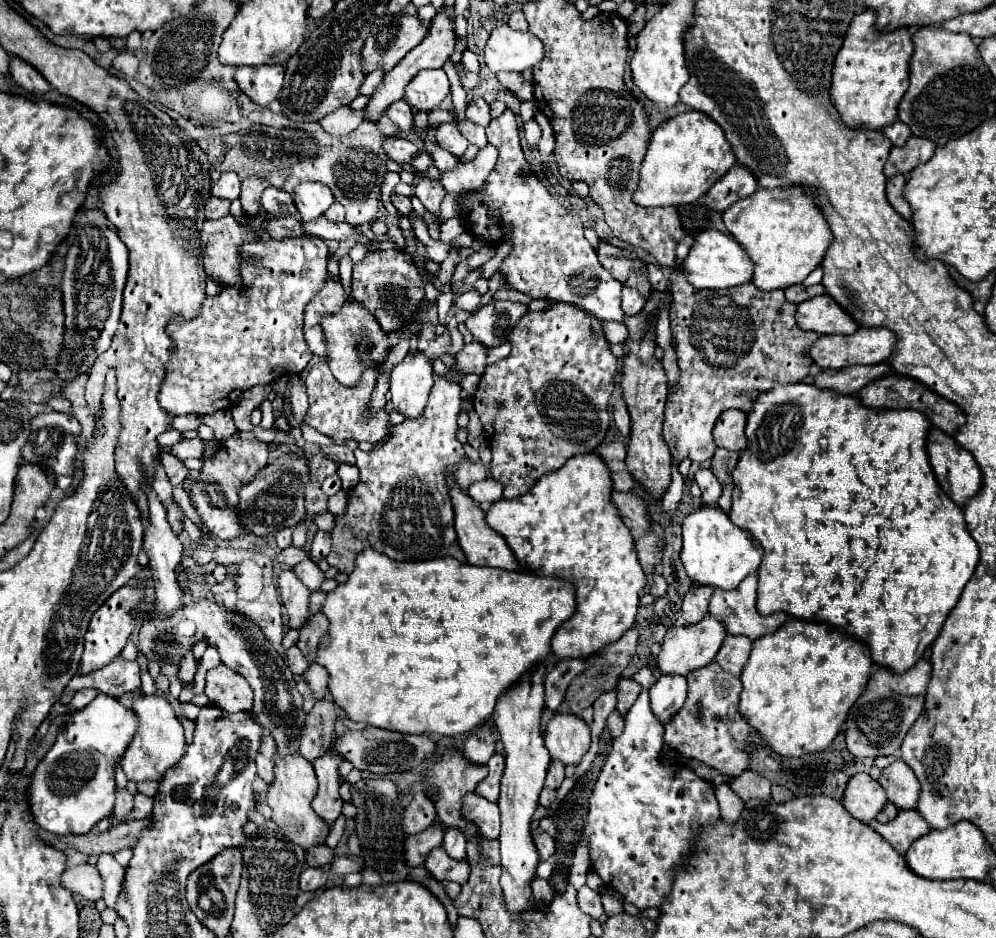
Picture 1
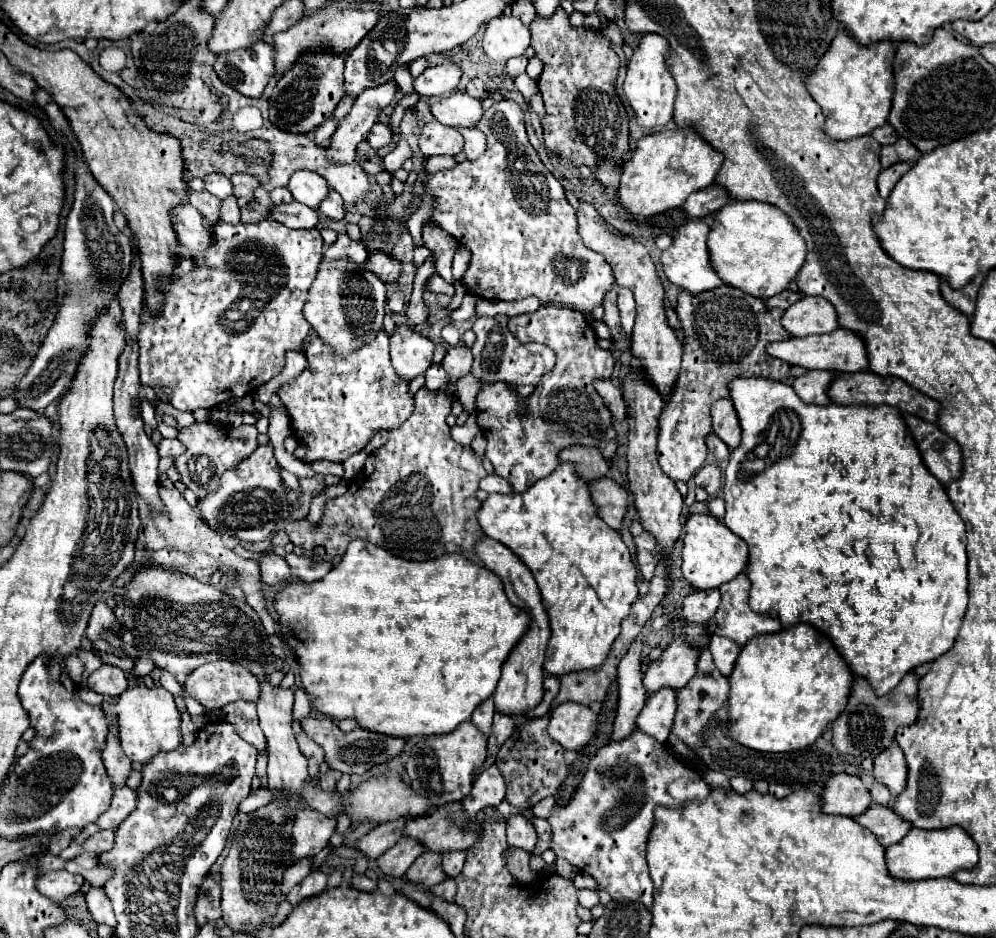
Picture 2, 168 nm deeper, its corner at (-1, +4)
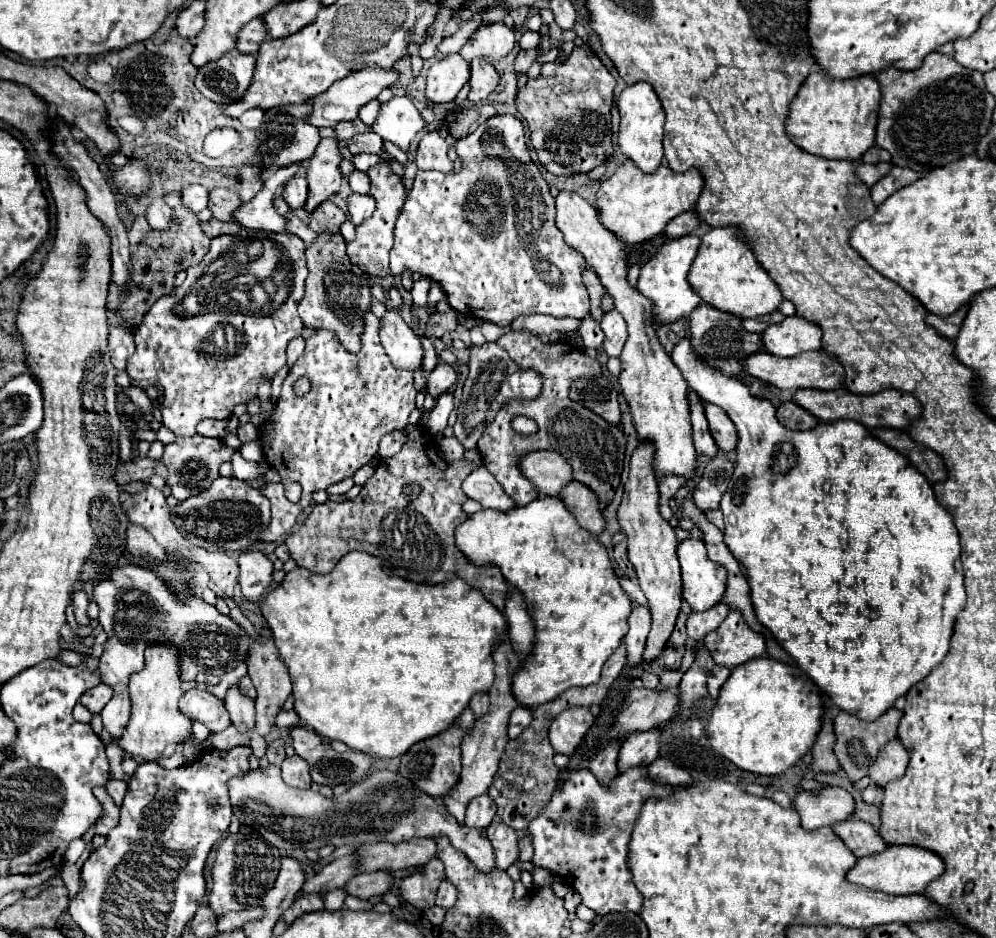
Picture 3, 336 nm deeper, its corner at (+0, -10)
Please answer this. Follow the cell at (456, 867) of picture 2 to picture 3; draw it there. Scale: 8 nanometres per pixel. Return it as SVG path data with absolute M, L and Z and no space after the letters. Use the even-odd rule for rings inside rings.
M443 879L441 885L439 885L439 891L437 891L437 901L435 901L435 905L437 905L437 907L443 907L443 909L449 909L449 907L455 903L455 899L457 899L455 887L453 887L451 883L447 883L447 879Z

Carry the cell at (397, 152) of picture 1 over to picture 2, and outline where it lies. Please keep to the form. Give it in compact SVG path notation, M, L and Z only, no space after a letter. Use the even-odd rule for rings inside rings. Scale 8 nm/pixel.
M376 123L368 135L368 143L374 147L374 149L380 149L380 147L386 147L388 143L394 143L398 141L398 137L392 133L392 129L388 125L382 125L382 123Z

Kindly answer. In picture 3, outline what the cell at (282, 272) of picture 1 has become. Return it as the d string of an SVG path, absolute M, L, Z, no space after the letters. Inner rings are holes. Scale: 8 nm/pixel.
M243 231L241 235L219 235L215 239L211 239L211 247L209 251L205 253L203 261L195 267L191 267L187 271L187 279L181 287L175 287L171 295L165 295L163 299L159 299L155 303L155 307L151 307L151 311L147 311L147 315L143 317L143 323L137 327L135 331L135 353L129 357L127 361L127 373L131 377L143 377L143 379L157 379L159 385L163 387L163 399L161 399L161 425L167 427L169 431L173 431L177 437L191 437L195 435L195 427L201 419L227 419L231 413L233 413L233 407L239 405L239 403L247 403L251 397L257 395L257 385L261 381L263 375L267 377L273 377L277 369L281 369L285 365L285 349L287 349L287 343L301 335L303 333L303 321L299 319L299 313L297 313L297 305L303 297L303 291L305 291L305 279L307 279L307 265L305 265L305 243L297 237L297 235L291 235L291 233L265 233L265 231ZM253 249L267 249L263 255L273 255L273 267L269 269L271 265L271 259L269 257L259 257L253 261ZM253 275L257 275L257 279L261 281L259 285L255 285L255 289L261 287L261 295L259 297L251 297L249 291L253 289Z

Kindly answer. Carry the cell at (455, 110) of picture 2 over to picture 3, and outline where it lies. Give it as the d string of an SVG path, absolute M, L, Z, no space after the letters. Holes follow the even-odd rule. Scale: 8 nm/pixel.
M393 97L387 103L381 103L379 115L371 129L383 139L393 141L403 151L407 151L409 141L425 127L419 111L415 109L409 97Z

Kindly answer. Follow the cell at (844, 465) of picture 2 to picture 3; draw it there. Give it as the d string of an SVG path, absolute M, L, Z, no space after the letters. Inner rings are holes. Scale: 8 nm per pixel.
M689 337L681 339L673 347L671 359L683 373L687 385L701 397L701 401L719 405L737 425L737 431L739 431L737 467L733 473L733 483L721 499L721 511L725 517L723 535L725 535L725 545L735 555L737 563L741 563L743 567L743 575L749 583L751 601L753 601L759 623L765 625L773 633L779 645L817 683L817 687L823 691L823 695L827 695L831 705L863 721L879 719L901 695L905 695L915 683L925 679L929 671L937 667L949 651L955 617L965 605L963 567L959 559L961 547L959 547L959 535L957 535L953 517L937 503L935 493L931 485L927 483L927 479L923 479L923 475L919 475L919 471L915 471L915 467L911 467L911 463L903 455L899 455L891 447L873 439L861 423L845 419L845 421L833 421L833 423L819 423L815 429L809 429L809 431L789 431L777 421L775 407L767 399L753 397L741 381L723 375L719 369L703 361L693 351Z

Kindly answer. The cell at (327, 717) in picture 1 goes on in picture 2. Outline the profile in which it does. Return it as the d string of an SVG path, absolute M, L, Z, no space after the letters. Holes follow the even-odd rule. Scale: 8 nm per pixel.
M300 731L300 733L296 735L296 741L298 741L298 745L300 745L300 751L308 757L310 775L316 775L320 763L324 761L324 751L322 751L312 739L308 739L308 735L306 735L304 731Z

